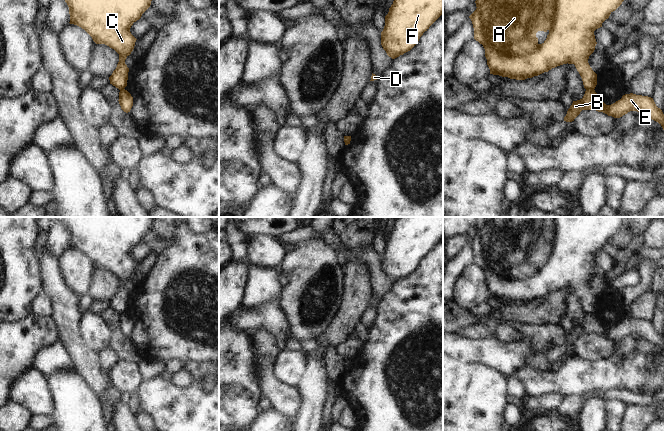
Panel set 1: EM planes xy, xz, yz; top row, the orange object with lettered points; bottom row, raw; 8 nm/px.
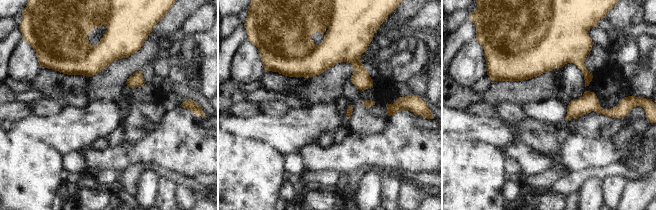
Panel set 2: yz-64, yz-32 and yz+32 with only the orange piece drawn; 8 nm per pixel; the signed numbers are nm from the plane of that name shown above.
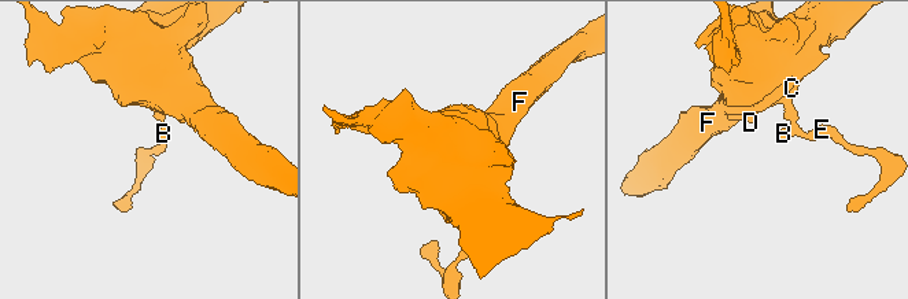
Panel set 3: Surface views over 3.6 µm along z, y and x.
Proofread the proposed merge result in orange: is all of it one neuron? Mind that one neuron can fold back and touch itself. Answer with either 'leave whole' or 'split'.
split

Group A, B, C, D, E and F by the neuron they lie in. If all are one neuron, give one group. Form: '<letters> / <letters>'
A C D F / B E

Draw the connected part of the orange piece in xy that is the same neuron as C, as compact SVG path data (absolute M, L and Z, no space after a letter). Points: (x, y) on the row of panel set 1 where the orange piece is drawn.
M65 0L69 7L69 23L84 29L96 44L105 44L119 54L117 67L109 77L110 84L119 90L127 86L129 68L125 64L125 60L133 51L137 40L131 34L130 28L150 7L151 1L152 0Z

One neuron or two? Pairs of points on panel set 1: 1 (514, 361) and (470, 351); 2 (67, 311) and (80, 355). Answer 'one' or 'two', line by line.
1: one
2: one

